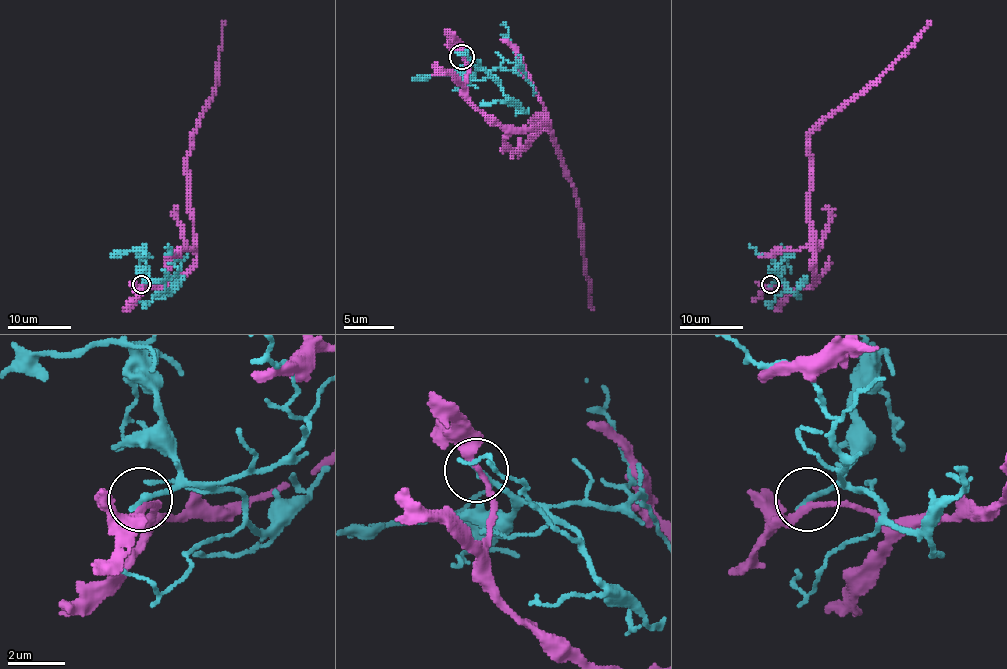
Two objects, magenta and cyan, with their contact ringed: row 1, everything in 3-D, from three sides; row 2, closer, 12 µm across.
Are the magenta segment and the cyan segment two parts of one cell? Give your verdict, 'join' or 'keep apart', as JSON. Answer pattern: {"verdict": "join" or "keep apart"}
{"verdict": "keep apart"}

